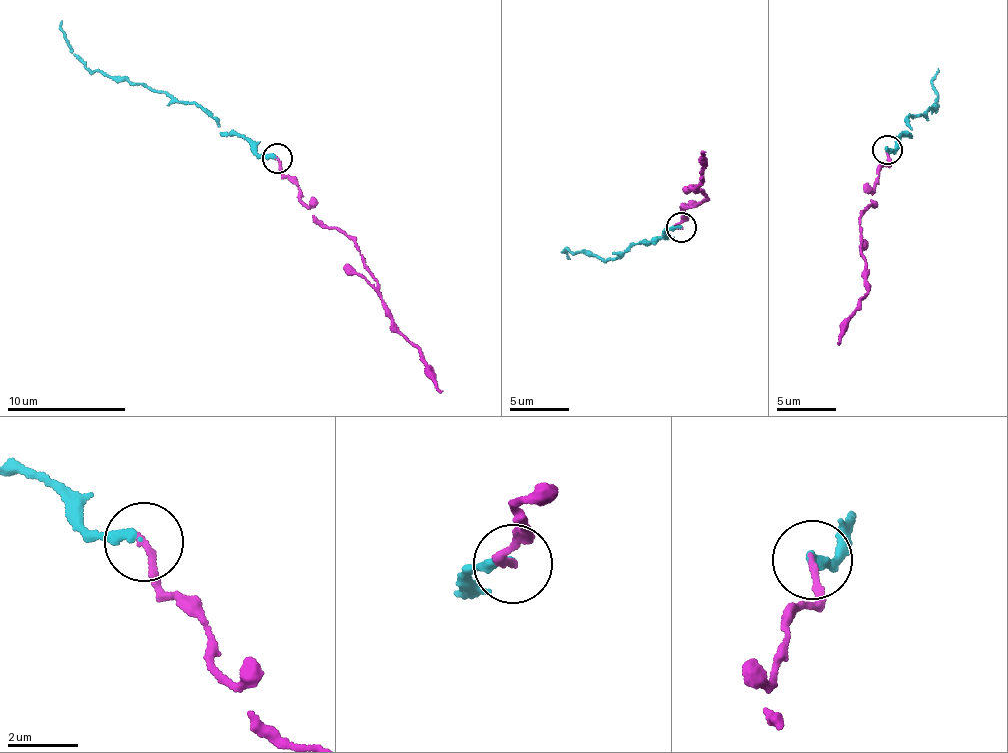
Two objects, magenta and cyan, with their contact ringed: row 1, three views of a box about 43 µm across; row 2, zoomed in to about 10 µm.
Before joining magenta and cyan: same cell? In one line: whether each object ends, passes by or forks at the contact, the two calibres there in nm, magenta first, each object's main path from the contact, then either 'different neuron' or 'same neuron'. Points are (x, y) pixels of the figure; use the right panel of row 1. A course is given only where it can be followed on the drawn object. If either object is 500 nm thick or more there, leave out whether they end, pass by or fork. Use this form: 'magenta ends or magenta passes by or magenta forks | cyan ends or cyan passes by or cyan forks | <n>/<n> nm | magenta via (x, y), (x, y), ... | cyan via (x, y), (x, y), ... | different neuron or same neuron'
magenta ends | cyan ends | 180/190 nm | magenta via (887, 150), (888, 163), (878, 173), (878, 185), (867, 194), (872, 201), (860, 218), (864, 296), (838, 345) | cyan via (887, 150), (894, 152), (902, 135), (910, 137), (910, 114), (921, 116), (935, 108), (937, 68) | same neuron

